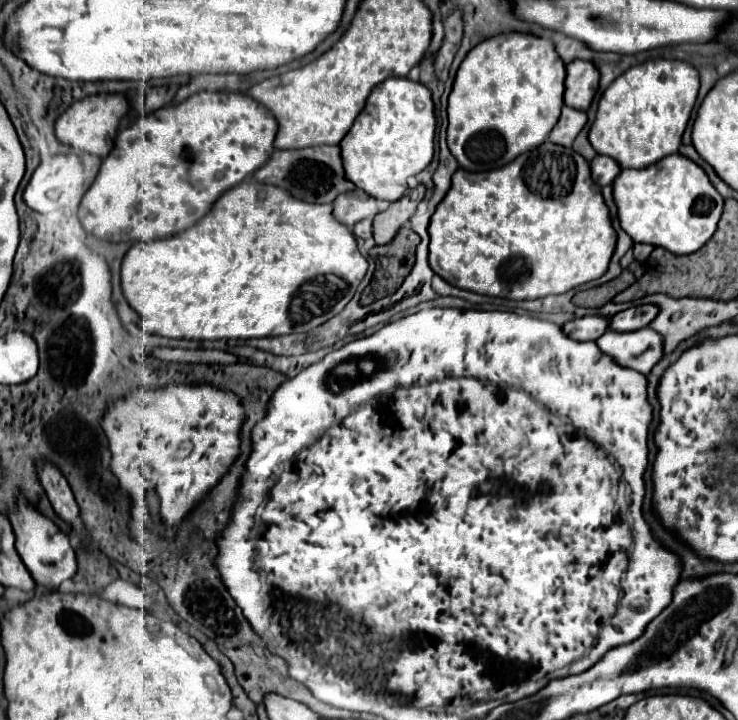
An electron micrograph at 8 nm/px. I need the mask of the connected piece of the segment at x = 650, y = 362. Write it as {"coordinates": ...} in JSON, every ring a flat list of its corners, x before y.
{"coordinates":[[649,327,629,333,609,329,597,339,597,345,615,363,643,375,649,373,651,367,663,357,663,337]]}

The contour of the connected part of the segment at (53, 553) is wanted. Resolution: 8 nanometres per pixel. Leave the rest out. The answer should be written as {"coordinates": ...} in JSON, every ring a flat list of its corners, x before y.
{"coordinates":[[15,501,9,513,9,521,17,537,15,547,37,585,43,585,47,589,57,589,61,581,71,579,75,575,77,561,75,561,75,551,69,545,69,537,49,517,43,517,43,513,39,513,31,505,23,505,23,501]]}

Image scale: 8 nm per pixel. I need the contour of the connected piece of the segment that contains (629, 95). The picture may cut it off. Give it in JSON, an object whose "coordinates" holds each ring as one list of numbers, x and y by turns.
{"coordinates":[[655,59,655,61,645,61,641,65,627,69,609,85,609,89,603,93,599,101,599,115,595,123,591,125,591,133,589,133,589,141,593,149,599,155,613,157,623,169,629,169,629,167,643,169,675,153,681,145,681,137,689,123,689,117,697,99,697,91,699,91,699,73,687,61]]}

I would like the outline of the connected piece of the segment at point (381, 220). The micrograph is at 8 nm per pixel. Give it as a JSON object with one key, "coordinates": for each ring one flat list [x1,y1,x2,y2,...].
{"coordinates":[[411,191,403,199,391,203,383,213,377,213,373,223,373,237,377,245,385,245,395,237,395,233,403,227,403,223,407,223,413,217,419,199,421,195]]}

